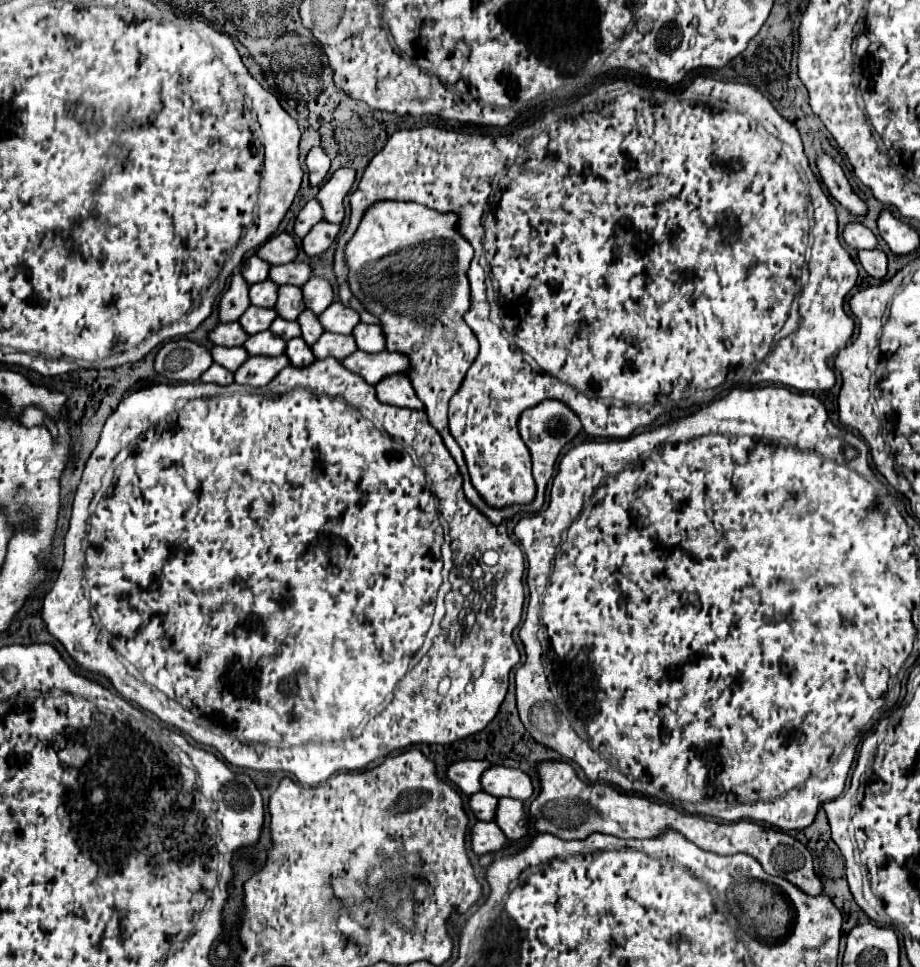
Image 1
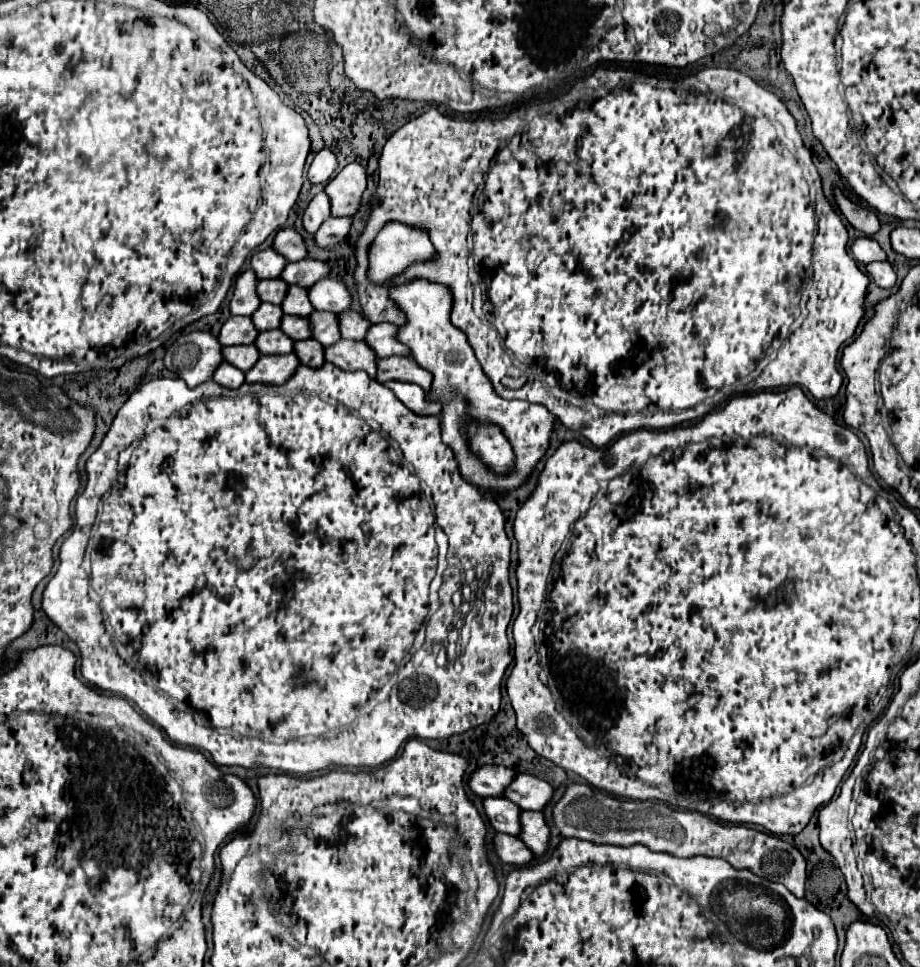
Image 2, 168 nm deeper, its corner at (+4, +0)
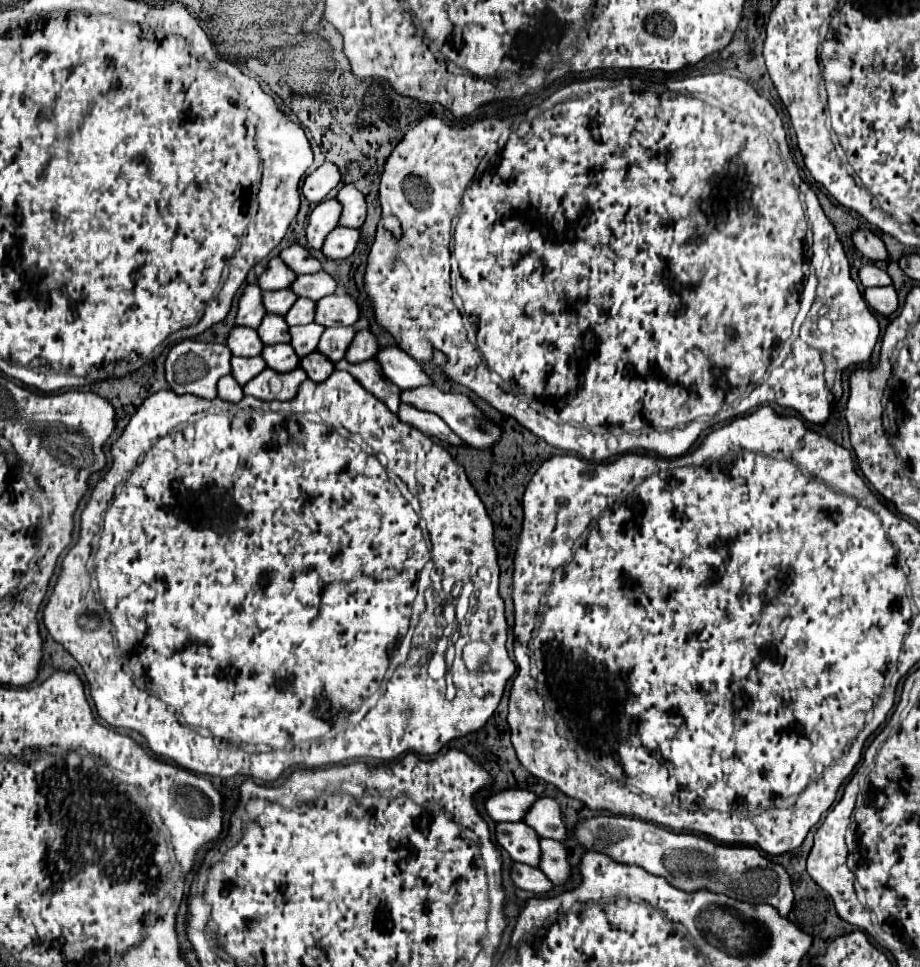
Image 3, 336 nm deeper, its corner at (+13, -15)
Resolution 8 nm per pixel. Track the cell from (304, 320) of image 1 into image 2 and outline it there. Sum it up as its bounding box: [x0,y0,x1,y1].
[309,310,341,346]

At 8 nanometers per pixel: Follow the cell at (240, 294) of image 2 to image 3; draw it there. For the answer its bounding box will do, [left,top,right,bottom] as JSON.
[236,285,266,329]

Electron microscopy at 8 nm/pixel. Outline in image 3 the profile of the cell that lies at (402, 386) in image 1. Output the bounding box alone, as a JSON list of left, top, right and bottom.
[398,403,462,445]

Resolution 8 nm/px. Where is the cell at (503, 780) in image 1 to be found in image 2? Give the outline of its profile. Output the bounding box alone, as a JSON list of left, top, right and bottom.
[505,774,553,810]

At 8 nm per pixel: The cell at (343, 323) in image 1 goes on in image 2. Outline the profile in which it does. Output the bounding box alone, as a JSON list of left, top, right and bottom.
[339,310,371,340]

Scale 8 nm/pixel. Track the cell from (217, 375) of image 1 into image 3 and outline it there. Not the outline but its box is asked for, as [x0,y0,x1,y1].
[218,375,244,403]

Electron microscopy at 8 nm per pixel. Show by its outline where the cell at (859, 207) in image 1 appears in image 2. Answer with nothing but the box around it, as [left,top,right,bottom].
[835,190,881,236]

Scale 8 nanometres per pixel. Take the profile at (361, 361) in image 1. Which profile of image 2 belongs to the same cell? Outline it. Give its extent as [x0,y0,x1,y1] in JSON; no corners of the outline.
[377,356,433,392]

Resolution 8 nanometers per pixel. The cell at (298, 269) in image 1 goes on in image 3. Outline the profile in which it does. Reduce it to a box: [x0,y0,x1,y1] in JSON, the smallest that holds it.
[290,271,336,301]

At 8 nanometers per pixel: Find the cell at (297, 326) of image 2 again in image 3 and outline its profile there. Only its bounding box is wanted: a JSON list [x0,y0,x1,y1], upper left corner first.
[290,323,322,357]

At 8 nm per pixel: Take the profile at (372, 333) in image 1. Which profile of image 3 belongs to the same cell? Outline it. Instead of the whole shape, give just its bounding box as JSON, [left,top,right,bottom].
[374,347,432,389]

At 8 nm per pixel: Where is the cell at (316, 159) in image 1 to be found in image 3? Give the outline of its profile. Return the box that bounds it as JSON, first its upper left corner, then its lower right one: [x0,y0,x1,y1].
[302,163,340,203]

